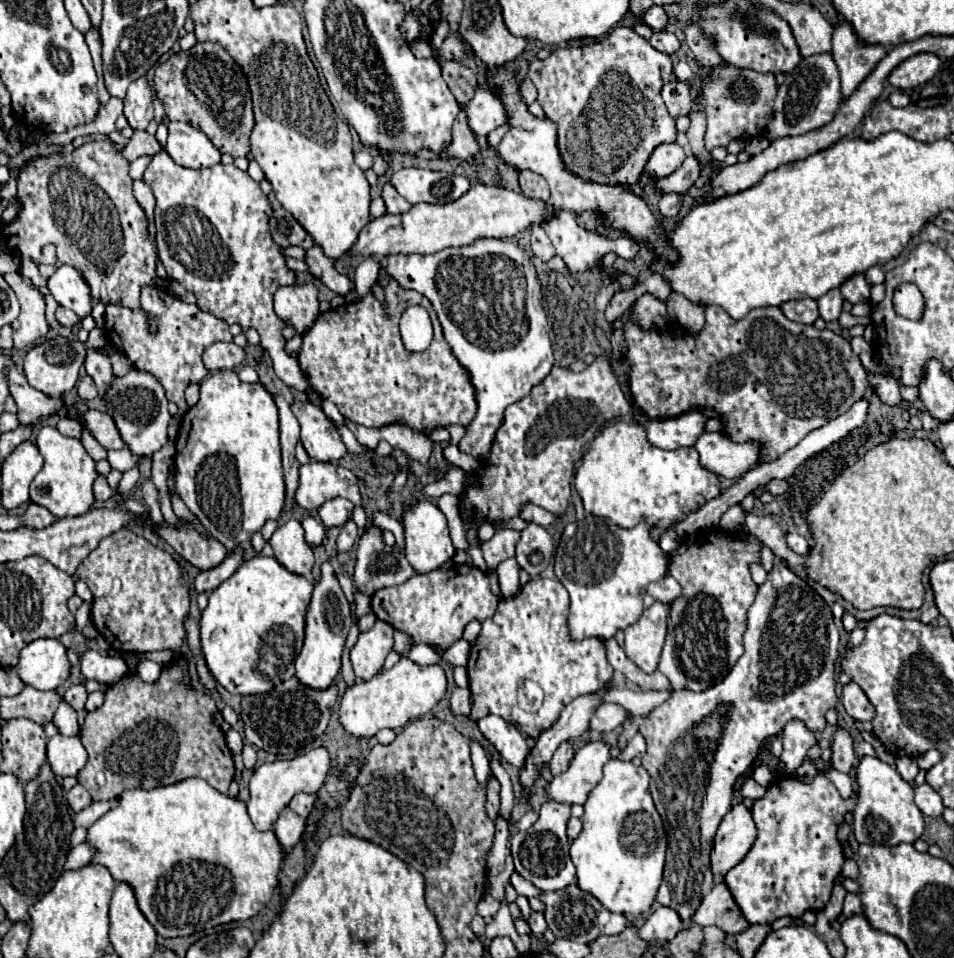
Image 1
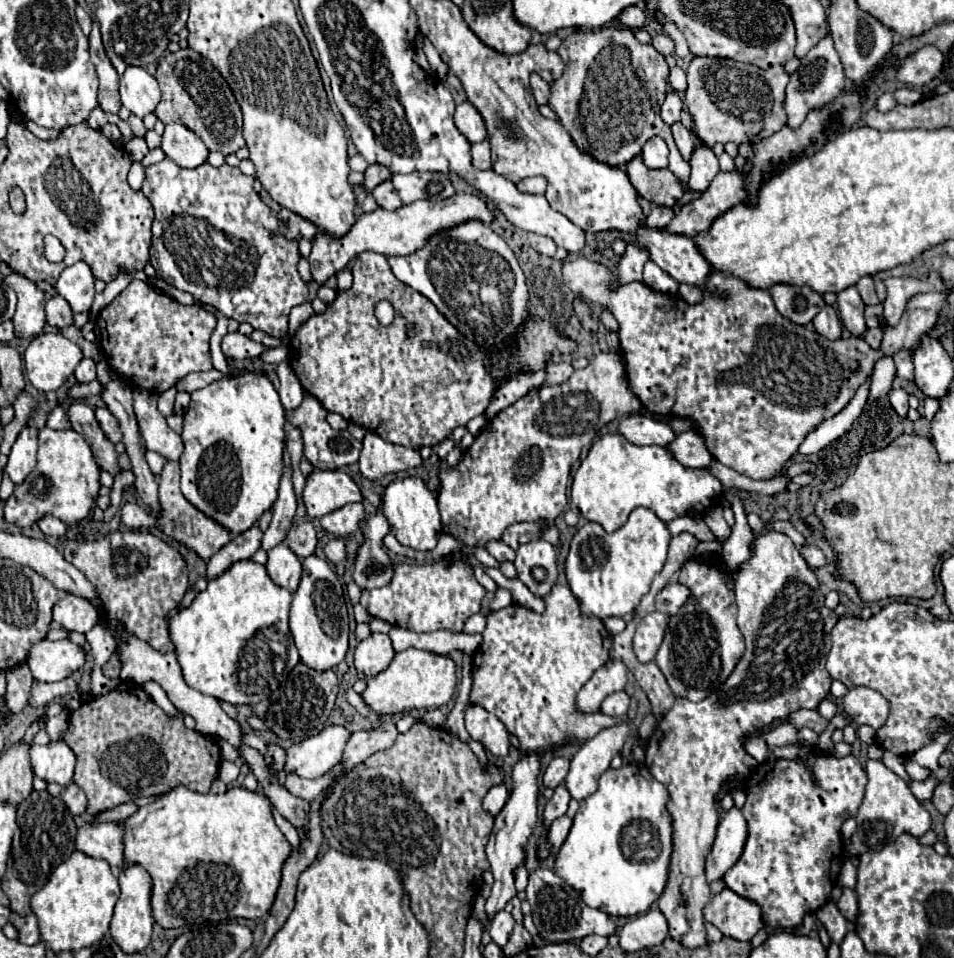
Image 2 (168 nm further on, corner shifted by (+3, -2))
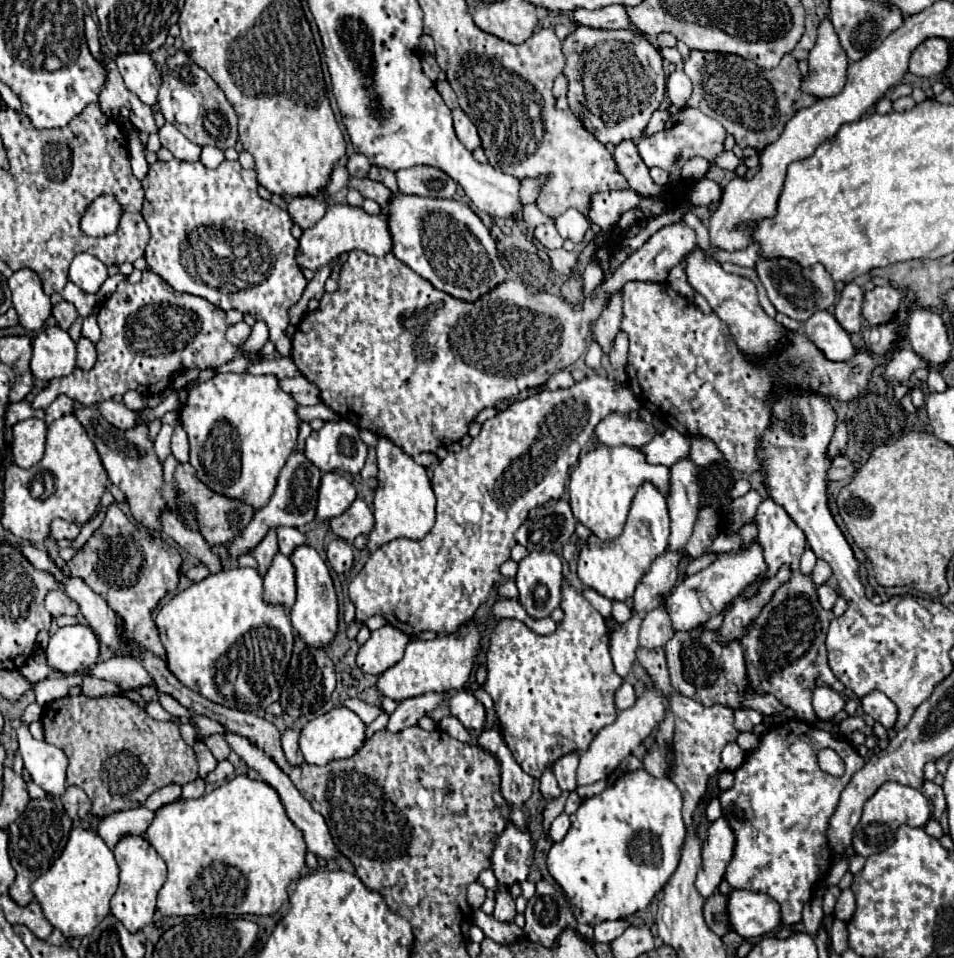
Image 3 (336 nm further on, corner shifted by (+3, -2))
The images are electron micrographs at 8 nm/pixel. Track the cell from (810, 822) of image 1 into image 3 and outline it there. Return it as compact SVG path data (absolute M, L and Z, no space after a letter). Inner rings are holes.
M789 721L761 737L759 747L747 755L745 763L733 773L735 785L729 791L719 795L723 817L727 819L727 805L733 805L729 811L729 823L735 831L735 851L733 859L725 871L725 879L733 889L749 889L773 897L781 907L781 923L795 925L801 921L803 907L813 899L817 883L829 873L835 863L835 855L827 841L829 819L837 809L841 791L849 785L849 779L865 765L863 757L847 743L843 737L833 737L827 731L821 731L805 721ZM821 749L833 749L845 763L845 773L833 777L823 773L817 765L817 753Z

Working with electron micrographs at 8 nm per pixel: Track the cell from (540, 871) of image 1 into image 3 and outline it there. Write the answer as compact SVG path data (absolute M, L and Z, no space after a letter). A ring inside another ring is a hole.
M569 753L569 755L561 757L561 759L555 763L553 773L555 773L555 777L557 777L557 783L559 783L561 791L571 793L571 791L577 789L577 783L575 783L577 763L579 763L579 759L577 759L575 753Z

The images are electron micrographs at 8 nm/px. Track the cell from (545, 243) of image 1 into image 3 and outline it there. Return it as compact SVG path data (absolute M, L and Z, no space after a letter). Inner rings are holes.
M547 221L545 225L537 225L535 227L535 239L547 249L559 249L563 245L563 239L559 237L553 221Z

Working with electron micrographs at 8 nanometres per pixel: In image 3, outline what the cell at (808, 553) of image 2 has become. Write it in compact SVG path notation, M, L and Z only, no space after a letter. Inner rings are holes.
M819 559L817 561L817 565L815 565L815 569L813 569L813 573L811 573L811 577L813 577L813 581L815 581L815 585L817 587L821 587L829 577L831 577L831 567L829 567L829 563L825 563L823 559Z

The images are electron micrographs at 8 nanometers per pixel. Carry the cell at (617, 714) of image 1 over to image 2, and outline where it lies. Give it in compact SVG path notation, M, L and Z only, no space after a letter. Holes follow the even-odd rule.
M617 691L601 703L601 711L605 715L613 715L613 717L623 717L627 713L627 709L629 709L629 695L625 691Z

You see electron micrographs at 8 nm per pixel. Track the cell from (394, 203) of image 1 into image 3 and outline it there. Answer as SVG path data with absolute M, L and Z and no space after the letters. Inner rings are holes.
M353 177L351 179L351 183L349 183L349 187L353 187L353 189L357 189L365 199L373 199L373 201L377 201L379 205L381 205L381 209L385 211L387 207L389 207L389 203L391 203L391 199L393 199L393 191L391 189L387 189L383 183L377 183L377 181L371 181L371 179L357 179L357 177Z

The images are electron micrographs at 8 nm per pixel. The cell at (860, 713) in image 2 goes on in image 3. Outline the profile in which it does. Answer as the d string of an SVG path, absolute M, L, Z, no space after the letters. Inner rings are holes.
M871 691L865 697L861 697L861 707L867 715L871 715L877 723L881 723L885 729L891 729L897 719L897 707L895 703L881 691Z

